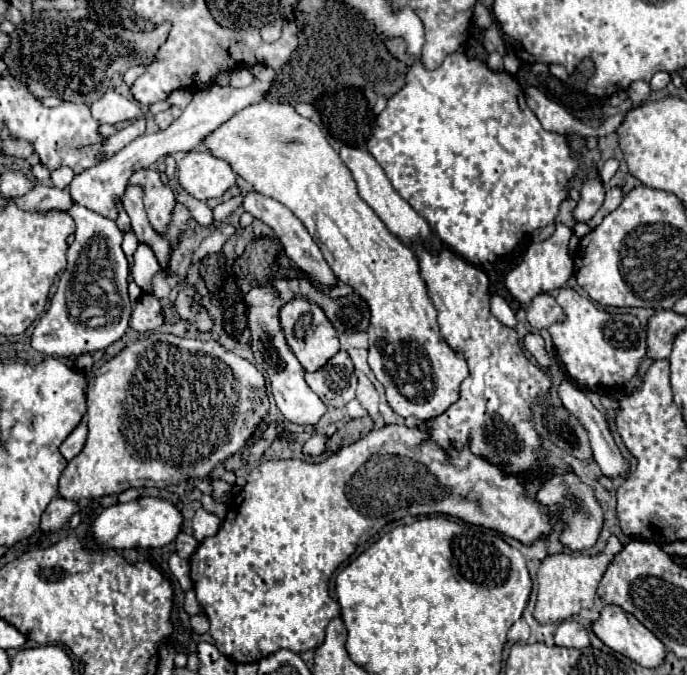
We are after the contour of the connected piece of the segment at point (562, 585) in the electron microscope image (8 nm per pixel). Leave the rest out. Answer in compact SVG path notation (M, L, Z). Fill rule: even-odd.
M611 535L605 549L597 555L597 557L587 557L587 555L567 555L567 553L559 553L559 555L549 555L537 573L537 583L539 583L539 591L537 591L537 605L533 611L533 617L539 623L561 623L573 615L579 615L581 609L591 609L593 601L595 601L595 589L605 573L605 569L609 567L611 559L623 549L623 543L619 537Z

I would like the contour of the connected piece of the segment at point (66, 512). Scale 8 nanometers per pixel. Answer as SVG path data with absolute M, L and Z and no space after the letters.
M57 497L49 503L49 507L45 509L43 517L41 517L41 525L39 531L45 533L55 533L61 531L61 527L71 519L73 513L79 511L79 505L75 501L67 501L63 497Z

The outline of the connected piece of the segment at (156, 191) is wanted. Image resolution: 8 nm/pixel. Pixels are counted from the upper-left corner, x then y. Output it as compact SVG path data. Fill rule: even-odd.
M139 169L131 175L129 185L143 187L143 203L149 215L149 221L157 233L163 233L171 221L171 211L175 205L175 193L169 185L163 185L159 171Z

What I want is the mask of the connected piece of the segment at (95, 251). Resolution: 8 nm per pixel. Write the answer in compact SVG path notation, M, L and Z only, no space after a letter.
M81 205L69 207L67 213L75 221L75 241L67 251L67 267L59 289L31 335L31 347L49 357L71 357L107 349L125 333L133 309L127 295L129 263L121 251L123 233L115 221Z

